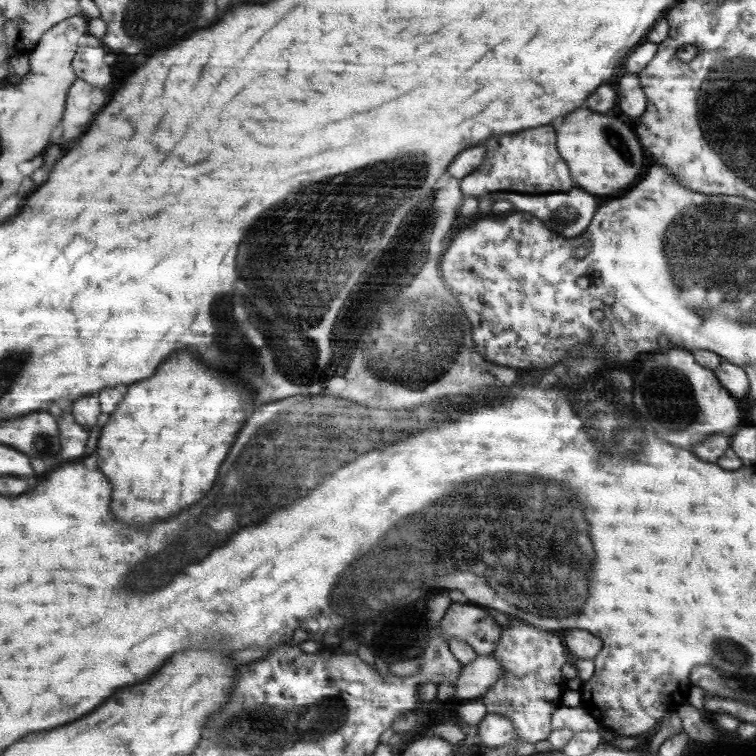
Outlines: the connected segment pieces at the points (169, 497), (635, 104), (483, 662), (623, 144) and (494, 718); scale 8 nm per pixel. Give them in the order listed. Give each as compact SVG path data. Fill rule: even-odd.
M188 352L172 354L172 358L164 362L164 372L156 370L154 378L132 384L98 442L100 468L108 478L112 478L112 486L116 486L116 498L112 504L116 506L116 518L120 518L124 526L148 528L162 518L176 516L180 510L204 498L206 492L212 490L218 478L218 468L226 460L250 408L252 396L248 390L220 378Z
M626 74L618 82L618 106L626 116L630 116L630 122L633 123L640 114L646 110L647 96L640 86L640 78L636 74Z
M477 655L463 666L463 672L453 683L454 696L460 702L477 700L503 676L504 668L491 655Z
M580 108L568 114L556 132L560 138L560 154L572 166L572 178L580 182L582 190L594 196L620 196L620 190L628 190L644 177L642 146L624 122Z
M487 712L486 716L482 718L479 724L478 734L480 735L481 742L484 746L506 746L506 744L522 744L518 742L518 734L516 734L515 723L511 719L504 718L503 715L492 714Z

